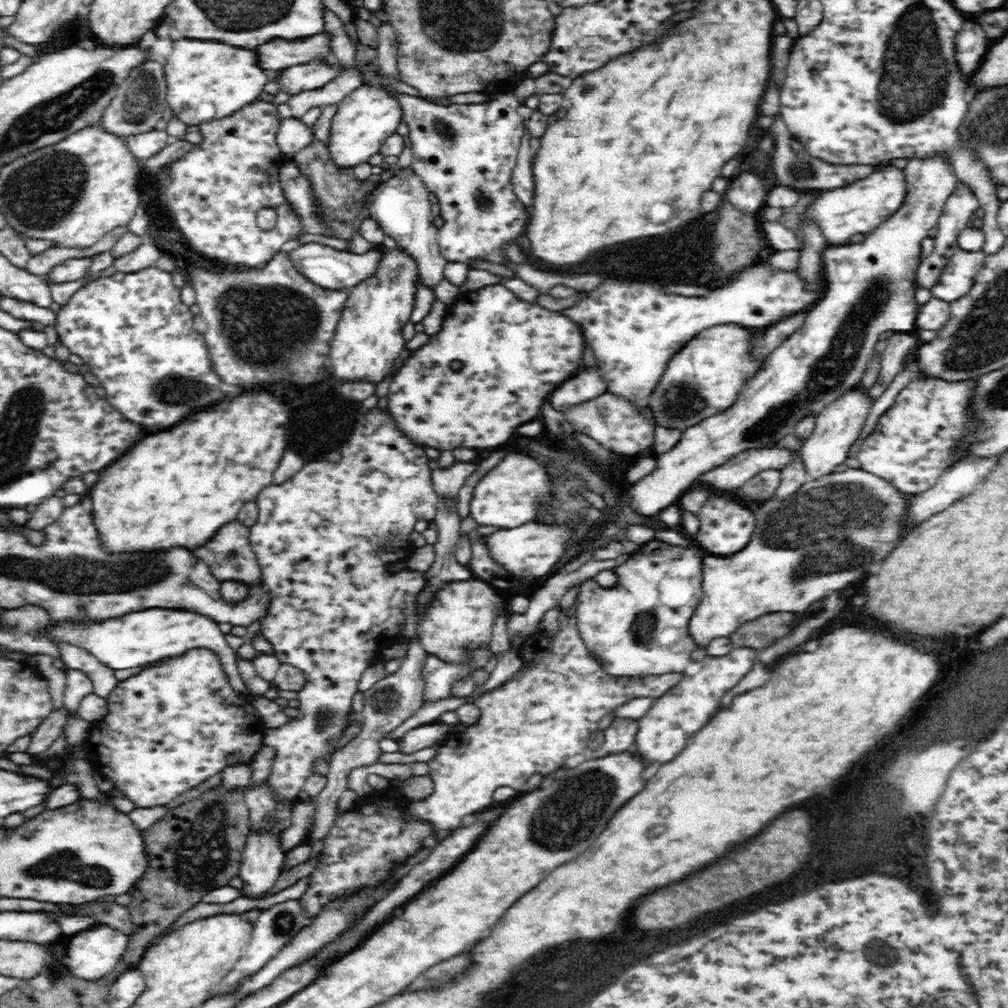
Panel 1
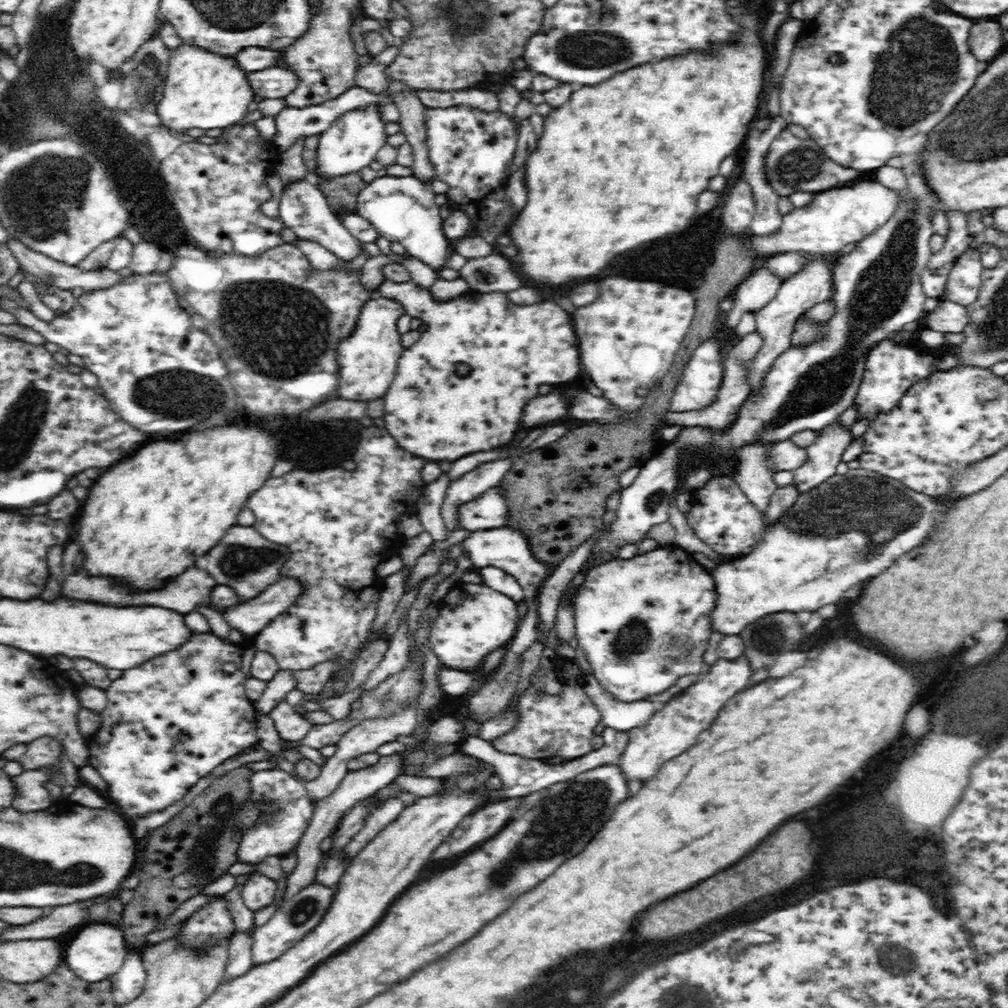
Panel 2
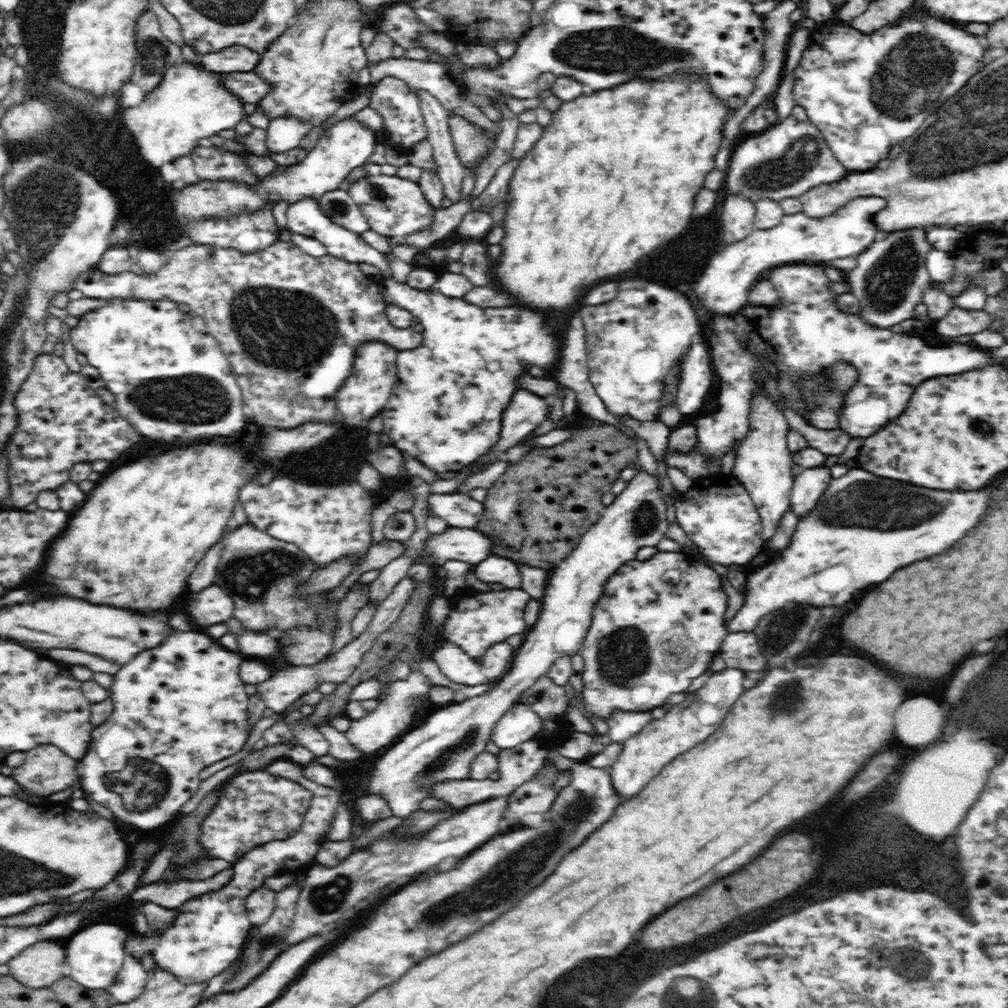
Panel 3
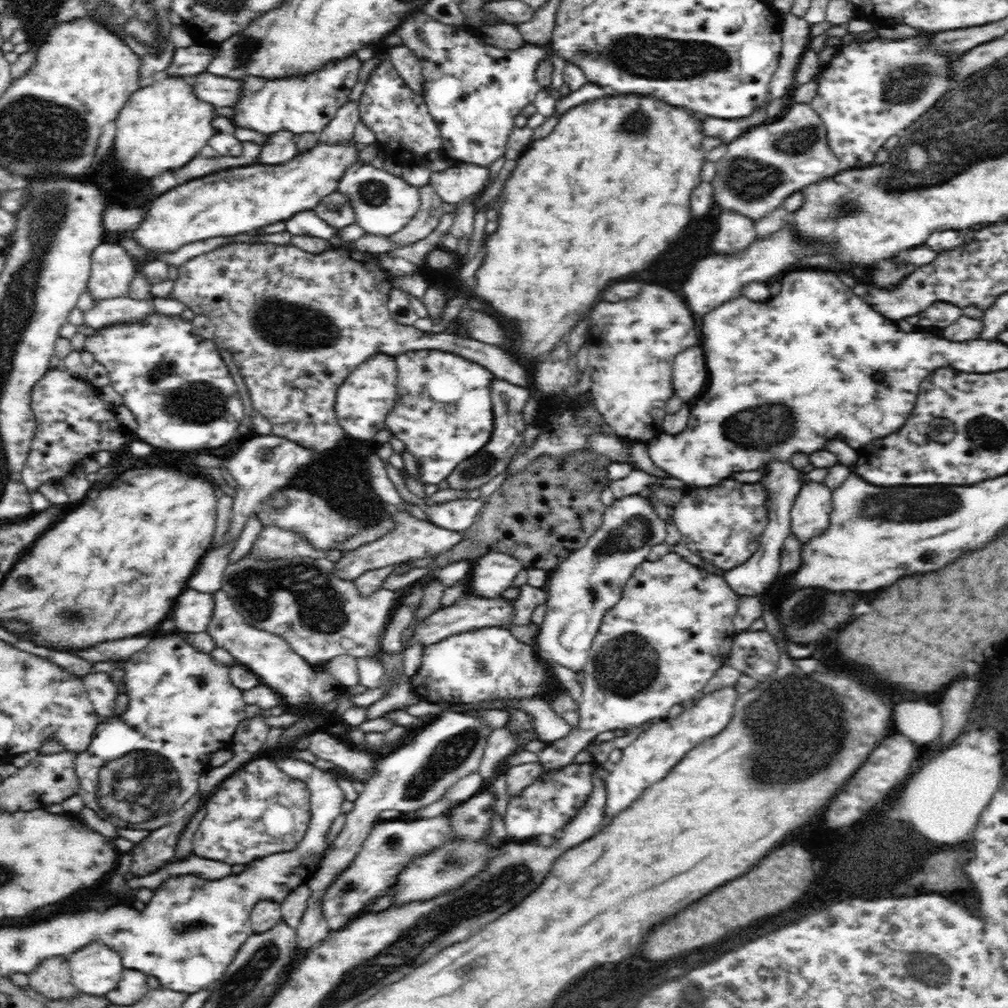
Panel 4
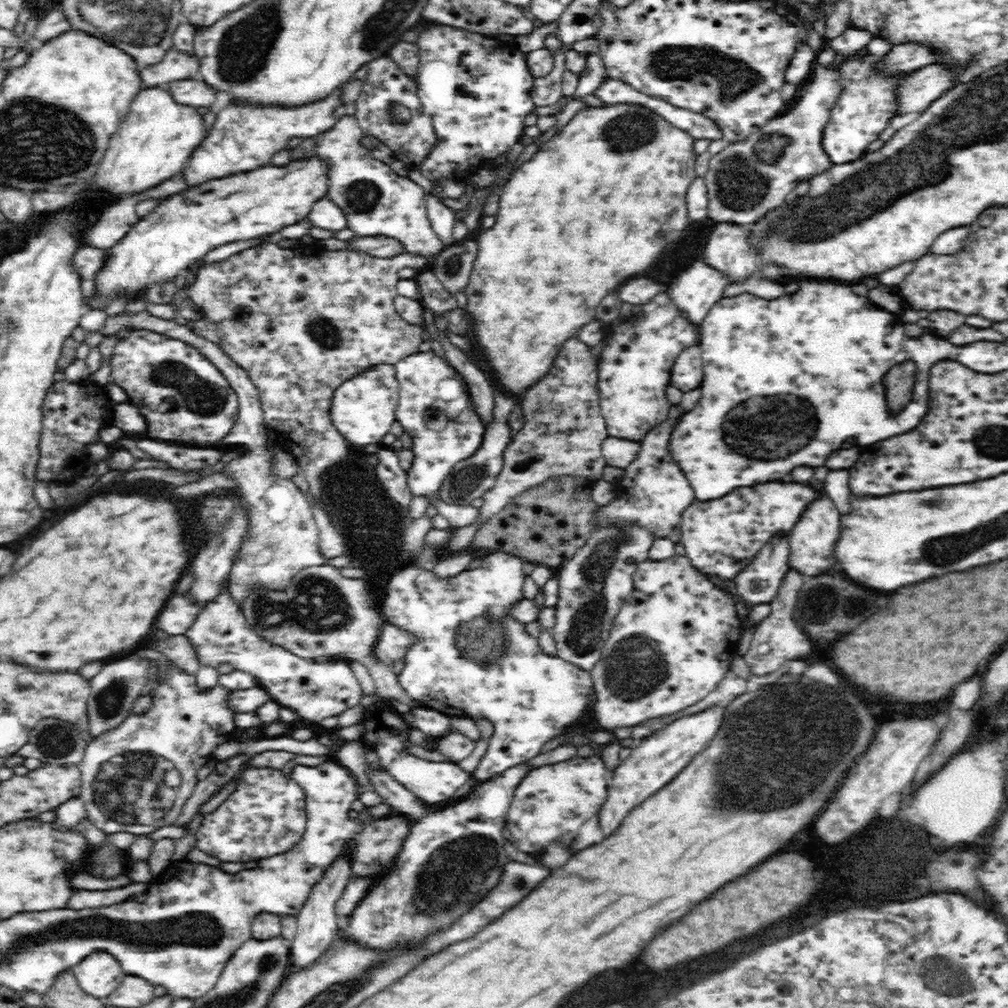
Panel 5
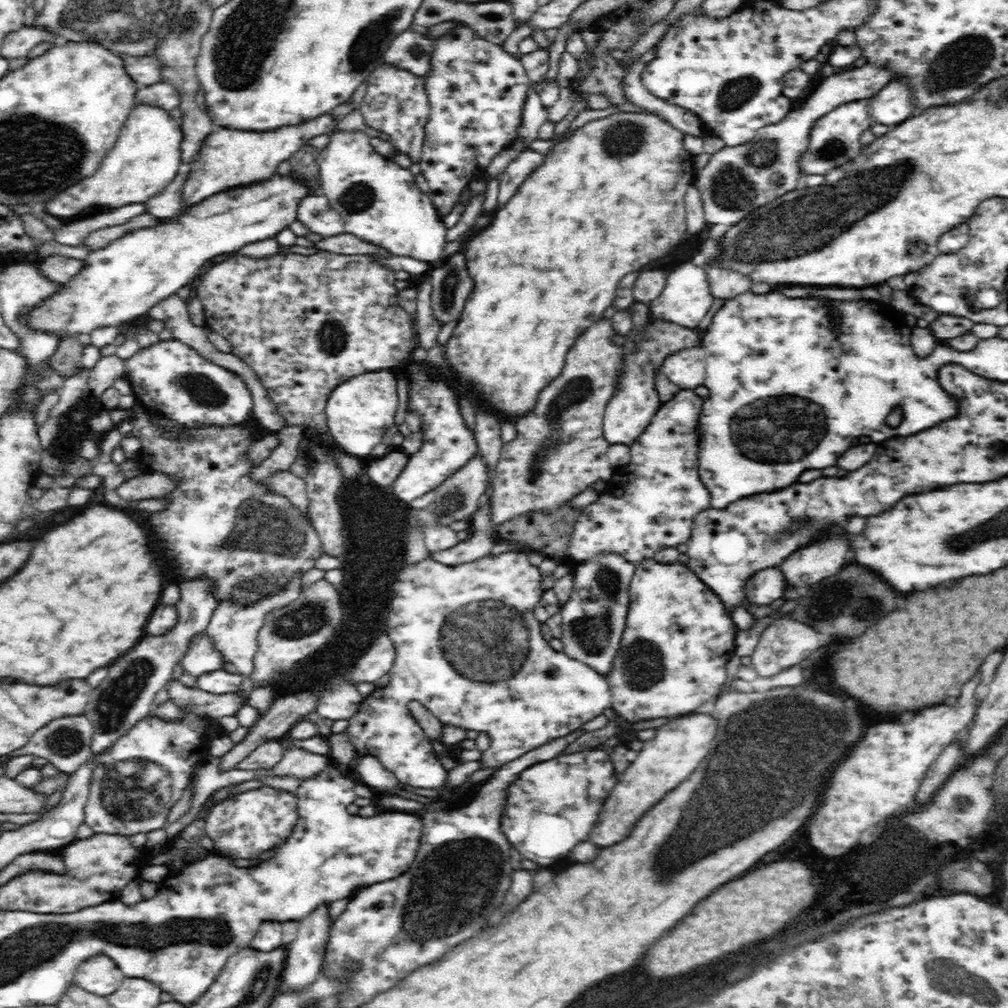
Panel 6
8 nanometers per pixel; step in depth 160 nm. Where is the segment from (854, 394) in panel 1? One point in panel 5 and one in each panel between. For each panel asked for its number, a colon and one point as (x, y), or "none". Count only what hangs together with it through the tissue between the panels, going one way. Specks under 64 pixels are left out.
2: (824, 454)
3: (809, 485)
4: (809, 516)
5: (812, 541)

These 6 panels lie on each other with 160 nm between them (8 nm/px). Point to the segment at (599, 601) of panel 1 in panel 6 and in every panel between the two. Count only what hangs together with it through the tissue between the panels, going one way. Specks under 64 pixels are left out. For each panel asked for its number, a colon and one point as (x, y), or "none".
2: (643, 623)
3: (662, 619)
4: (657, 647)
5: (671, 643)
6: (678, 637)

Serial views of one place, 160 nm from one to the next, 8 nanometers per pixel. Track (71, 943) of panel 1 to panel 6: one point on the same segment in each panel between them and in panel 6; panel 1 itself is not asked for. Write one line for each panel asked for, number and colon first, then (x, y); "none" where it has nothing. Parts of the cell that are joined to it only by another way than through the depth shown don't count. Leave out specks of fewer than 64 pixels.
2: (98, 952)
3: (94, 956)
4: (96, 969)
5: (98, 975)
6: (99, 975)

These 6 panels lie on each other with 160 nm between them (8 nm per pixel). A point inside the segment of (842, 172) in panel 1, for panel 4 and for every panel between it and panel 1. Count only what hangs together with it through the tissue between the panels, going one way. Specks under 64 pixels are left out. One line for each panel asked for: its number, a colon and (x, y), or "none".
2: (792, 165)
3: (785, 162)
4: (761, 169)

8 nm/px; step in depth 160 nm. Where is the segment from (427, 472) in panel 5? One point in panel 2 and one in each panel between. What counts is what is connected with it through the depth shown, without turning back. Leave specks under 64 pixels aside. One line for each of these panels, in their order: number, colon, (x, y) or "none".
2: (514, 352)
3: (446, 411)
4: (443, 413)

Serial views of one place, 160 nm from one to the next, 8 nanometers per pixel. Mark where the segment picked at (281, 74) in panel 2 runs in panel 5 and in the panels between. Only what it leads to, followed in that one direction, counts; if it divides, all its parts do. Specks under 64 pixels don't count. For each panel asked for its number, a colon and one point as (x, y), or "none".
3: (247, 86)
4: (219, 91)
5: (193, 92)

